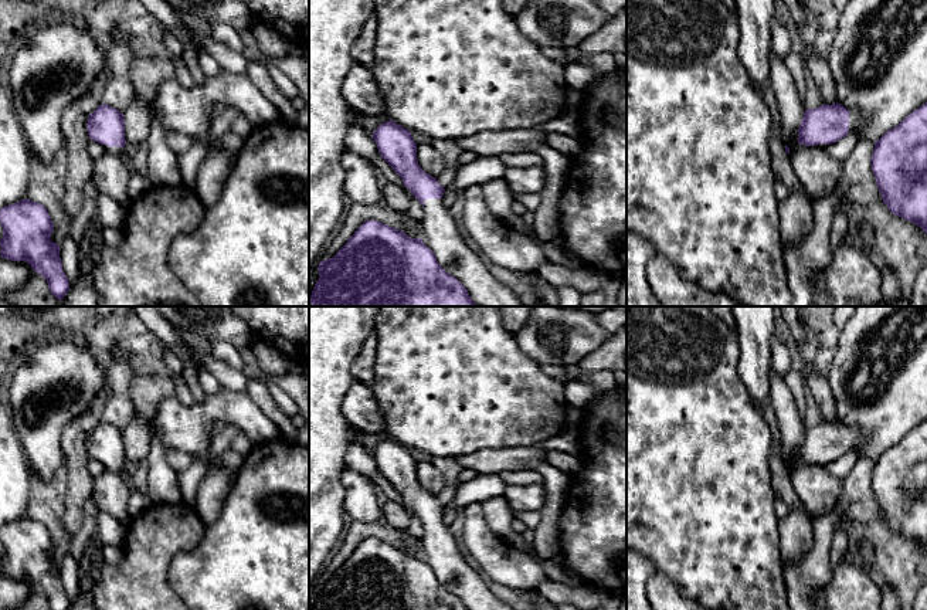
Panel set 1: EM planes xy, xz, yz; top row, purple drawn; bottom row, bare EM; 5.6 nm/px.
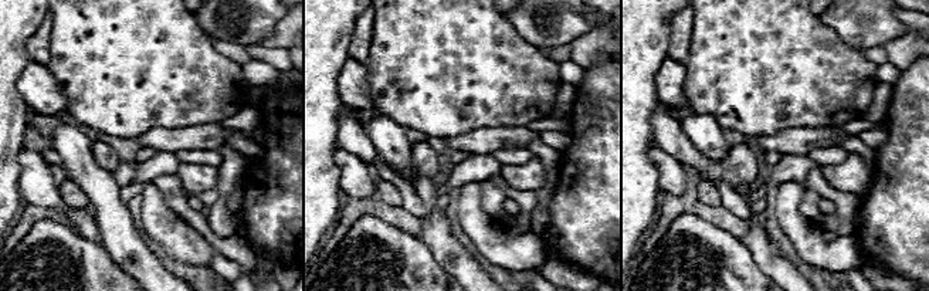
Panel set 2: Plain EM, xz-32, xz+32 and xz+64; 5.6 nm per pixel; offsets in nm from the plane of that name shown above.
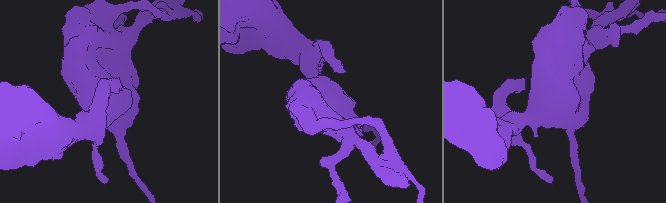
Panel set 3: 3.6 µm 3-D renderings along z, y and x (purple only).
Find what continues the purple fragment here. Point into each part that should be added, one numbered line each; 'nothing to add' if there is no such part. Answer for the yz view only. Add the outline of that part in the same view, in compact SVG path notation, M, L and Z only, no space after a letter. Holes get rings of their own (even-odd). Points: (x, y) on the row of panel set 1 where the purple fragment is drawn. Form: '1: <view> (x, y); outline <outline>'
1: yz (855, 117); outline M849 111L849 133L858 135L859 125L862 123L862 113L859 111Z

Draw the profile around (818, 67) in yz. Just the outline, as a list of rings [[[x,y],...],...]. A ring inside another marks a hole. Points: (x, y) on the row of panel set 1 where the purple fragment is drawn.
[[[809,48],[804,52],[809,74],[812,75],[816,88],[825,104],[836,104],[835,82],[826,58],[815,55]]]

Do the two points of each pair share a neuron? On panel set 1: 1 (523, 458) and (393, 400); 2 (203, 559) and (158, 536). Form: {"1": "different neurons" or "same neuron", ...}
{"1": "different neurons", "2": "different neurons"}

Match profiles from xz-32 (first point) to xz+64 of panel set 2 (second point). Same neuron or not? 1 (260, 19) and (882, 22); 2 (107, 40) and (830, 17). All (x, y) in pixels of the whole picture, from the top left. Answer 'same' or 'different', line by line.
1: same
2: different

